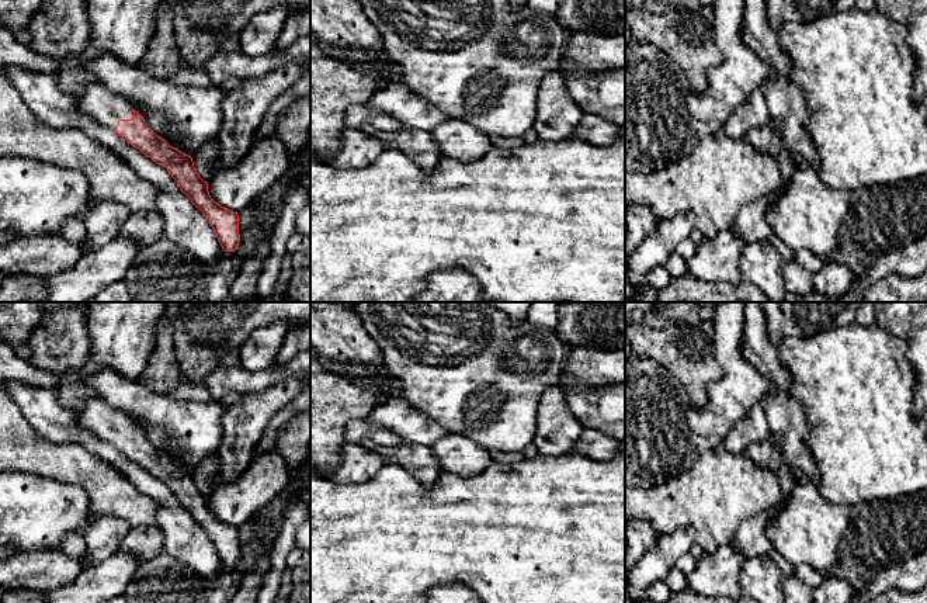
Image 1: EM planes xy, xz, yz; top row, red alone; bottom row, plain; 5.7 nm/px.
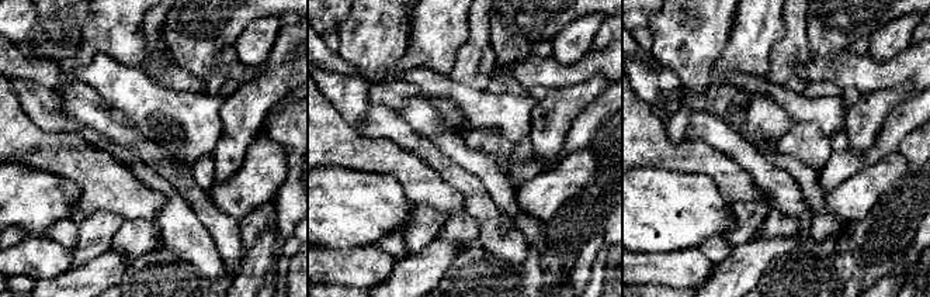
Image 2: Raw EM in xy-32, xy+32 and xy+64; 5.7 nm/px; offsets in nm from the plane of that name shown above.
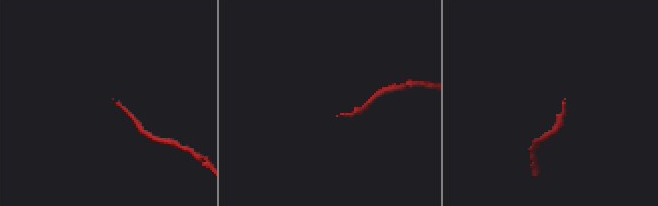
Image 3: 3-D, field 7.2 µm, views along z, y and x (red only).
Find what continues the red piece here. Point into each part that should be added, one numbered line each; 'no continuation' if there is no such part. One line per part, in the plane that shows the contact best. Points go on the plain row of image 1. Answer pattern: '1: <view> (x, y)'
1: xy (106, 422)

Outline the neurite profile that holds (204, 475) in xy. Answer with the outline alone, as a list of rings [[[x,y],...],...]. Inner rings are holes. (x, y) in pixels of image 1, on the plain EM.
[[[212,454],[209,457],[206,457],[194,471],[192,471],[192,476],[194,476],[194,482],[197,485],[197,488],[199,489],[199,492],[204,496],[209,496],[213,489],[218,486],[213,481],[216,478],[216,474],[219,471],[219,455]]]

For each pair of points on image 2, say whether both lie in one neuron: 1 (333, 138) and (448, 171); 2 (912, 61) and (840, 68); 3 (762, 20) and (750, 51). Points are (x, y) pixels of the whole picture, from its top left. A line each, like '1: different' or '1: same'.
1: different
2: same
3: same

